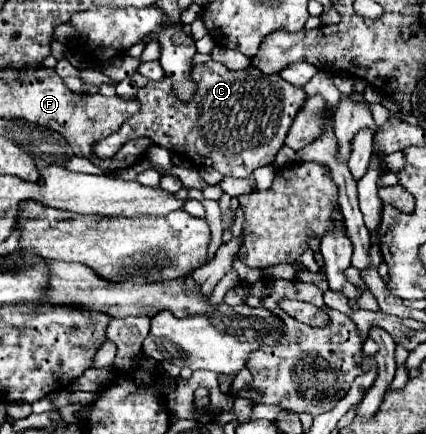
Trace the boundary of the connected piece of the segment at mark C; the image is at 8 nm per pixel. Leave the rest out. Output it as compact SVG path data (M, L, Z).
M208 61L208 63L196 65L192 77L194 77L194 81L198 81L198 91L196 91L194 99L188 103L182 103L176 99L168 77L164 77L162 81L148 81L146 87L140 87L138 101L142 103L142 107L134 117L130 117L124 123L124 135L122 135L122 127L120 127L110 137L96 141L92 145L94 155L98 155L100 159L114 157L114 153L118 153L122 143L130 141L130 133L136 133L138 137L148 135L156 145L160 145L164 149L186 155L188 161L196 167L212 167L216 171L220 171L222 175L230 175L230 177L250 177L256 167L270 165L274 161L276 153L280 151L280 147L284 145L286 133L288 133L296 113L302 109L302 105L306 101L304 89L288 85L276 73L266 75L254 67L248 67L242 71L230 71L218 61Z

